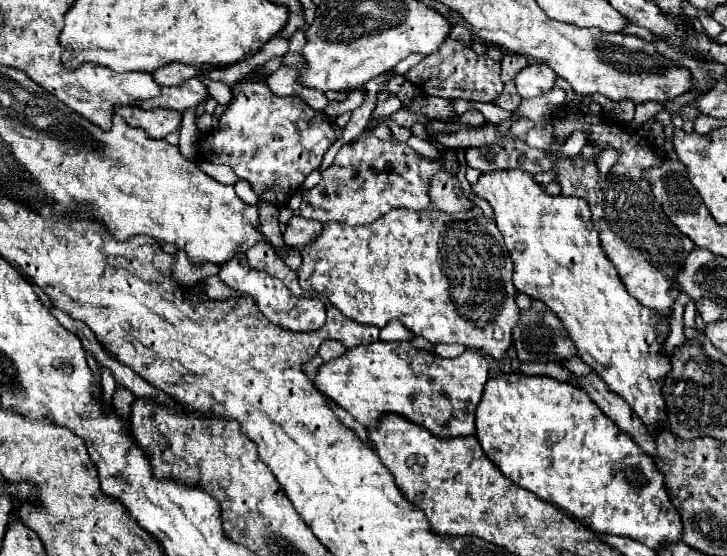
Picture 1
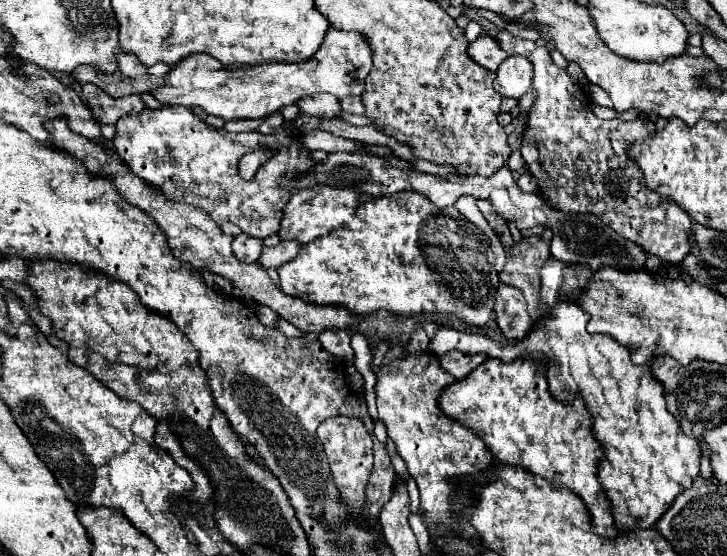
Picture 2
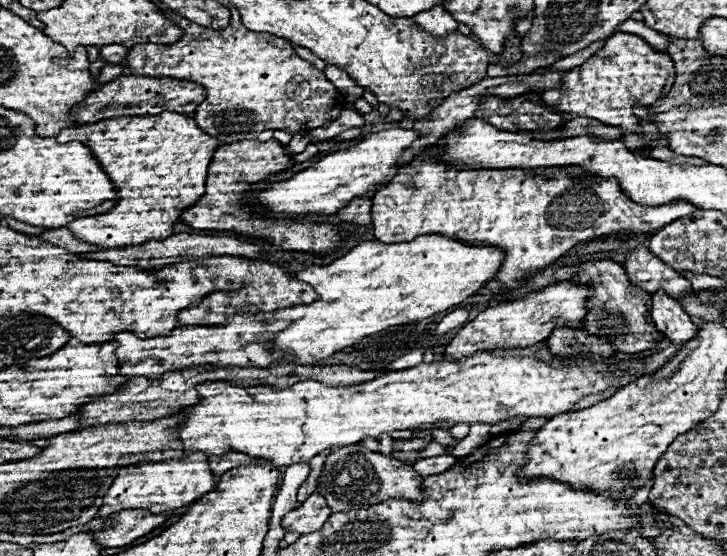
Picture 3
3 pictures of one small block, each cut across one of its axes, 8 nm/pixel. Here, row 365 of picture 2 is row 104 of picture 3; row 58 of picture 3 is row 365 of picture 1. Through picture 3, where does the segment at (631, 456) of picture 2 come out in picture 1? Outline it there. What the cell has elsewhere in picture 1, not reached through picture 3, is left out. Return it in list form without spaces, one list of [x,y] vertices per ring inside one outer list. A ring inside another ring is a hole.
[[[520,170],[508,172],[484,172],[472,186],[476,196],[490,202],[494,220],[506,240],[506,248],[514,262],[514,286],[518,292],[528,294],[532,300],[544,302],[566,328],[576,356],[588,364],[606,386],[628,402],[632,412],[644,422],[650,432],[660,432],[660,422],[666,420],[666,408],[662,398],[662,384],[672,370],[670,360],[664,354],[664,342],[670,334],[666,318],[658,316],[658,330],[652,326],[652,310],[644,308],[634,296],[628,294],[614,264],[604,254],[598,232],[592,226],[590,206],[584,198],[548,196],[540,184],[532,180],[532,174]]]

